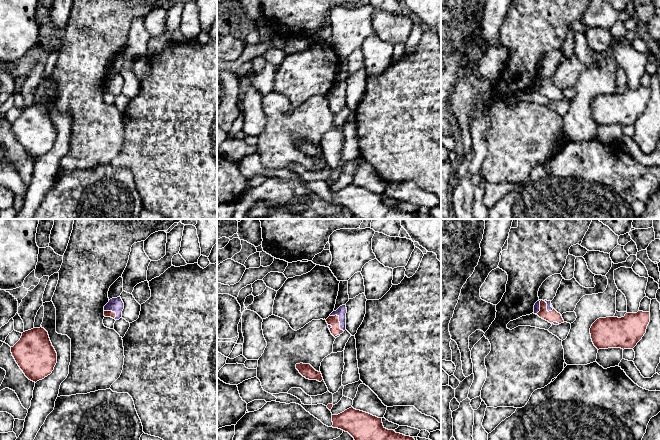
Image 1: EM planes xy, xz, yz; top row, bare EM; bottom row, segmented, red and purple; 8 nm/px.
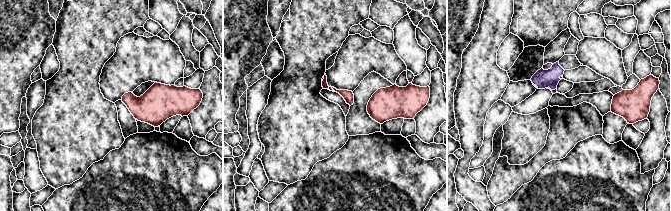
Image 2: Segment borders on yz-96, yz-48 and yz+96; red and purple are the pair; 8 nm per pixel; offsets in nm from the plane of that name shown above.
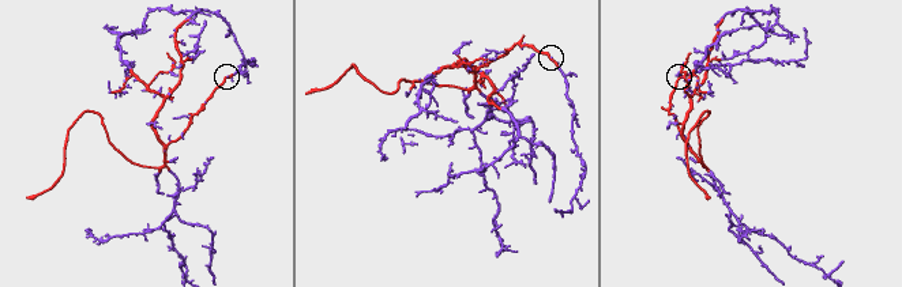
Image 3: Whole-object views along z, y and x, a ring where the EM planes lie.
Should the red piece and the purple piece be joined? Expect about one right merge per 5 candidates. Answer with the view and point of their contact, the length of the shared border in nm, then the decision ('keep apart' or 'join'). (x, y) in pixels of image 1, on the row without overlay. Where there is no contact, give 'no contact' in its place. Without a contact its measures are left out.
xz (338, 96) | 170 nm | join

